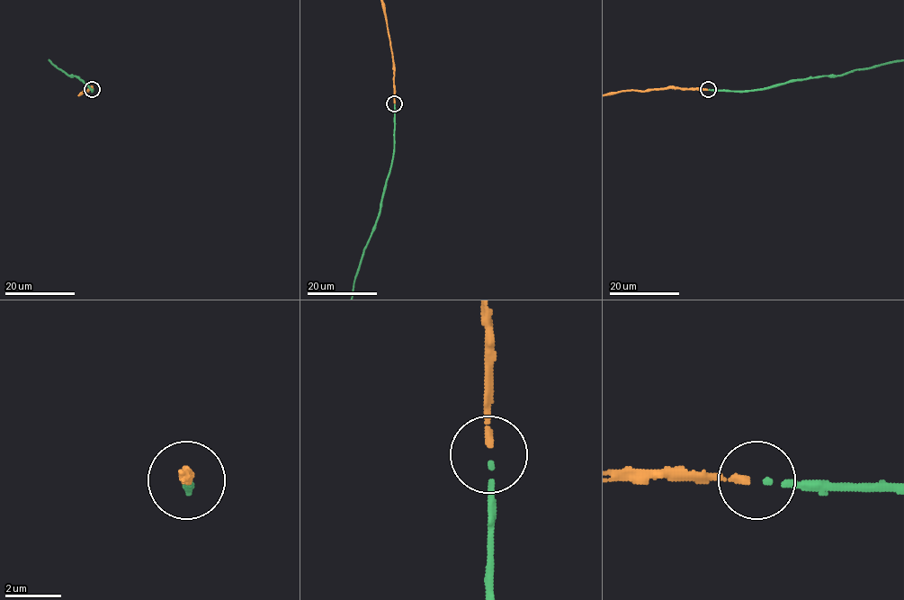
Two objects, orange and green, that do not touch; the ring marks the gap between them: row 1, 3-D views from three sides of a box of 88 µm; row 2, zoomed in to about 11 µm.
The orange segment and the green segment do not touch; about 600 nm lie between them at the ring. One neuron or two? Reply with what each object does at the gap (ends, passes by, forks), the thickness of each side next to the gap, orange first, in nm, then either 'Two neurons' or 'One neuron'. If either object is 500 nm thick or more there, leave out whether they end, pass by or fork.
At the ring orange ends. At the ring green ends. Thickness 240 nm (orange) against 170 nm. One neuron

